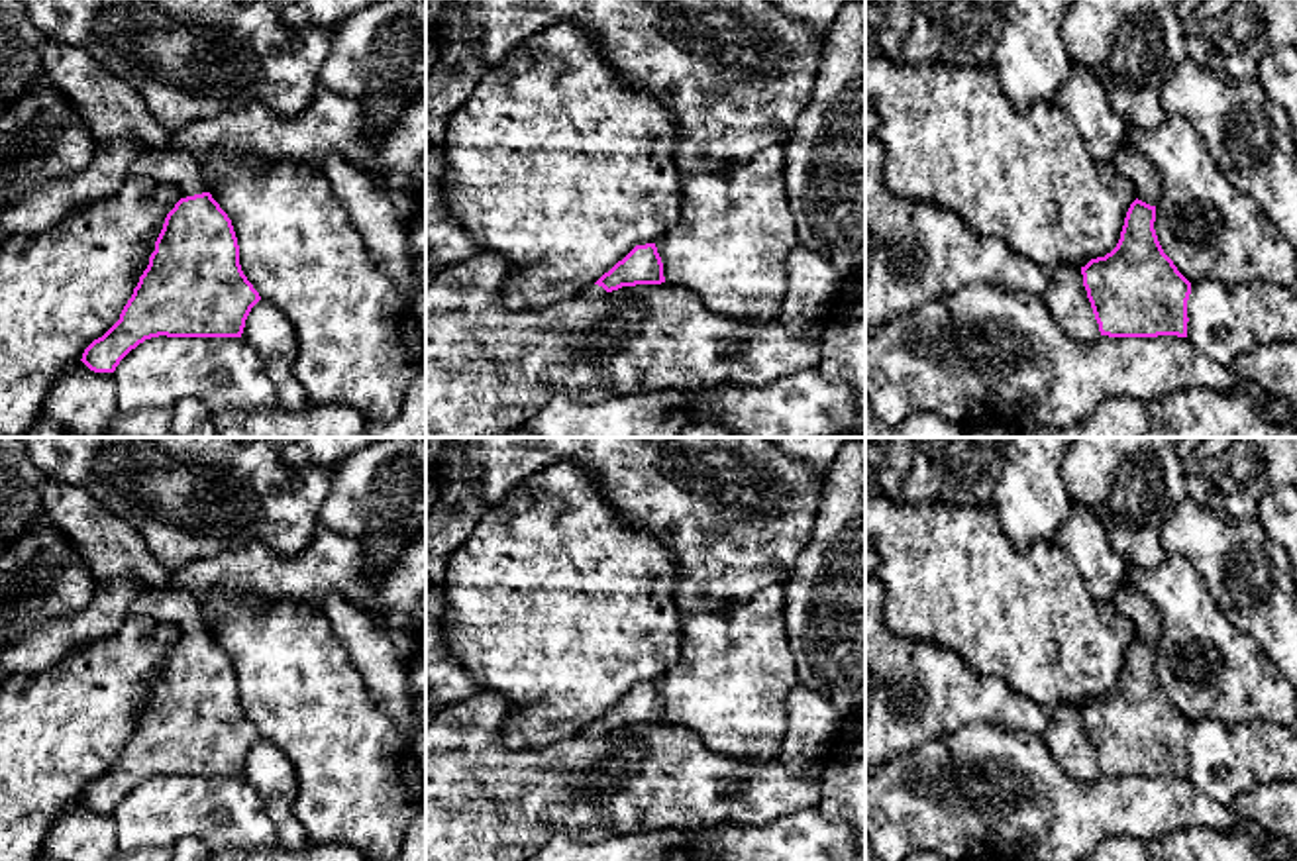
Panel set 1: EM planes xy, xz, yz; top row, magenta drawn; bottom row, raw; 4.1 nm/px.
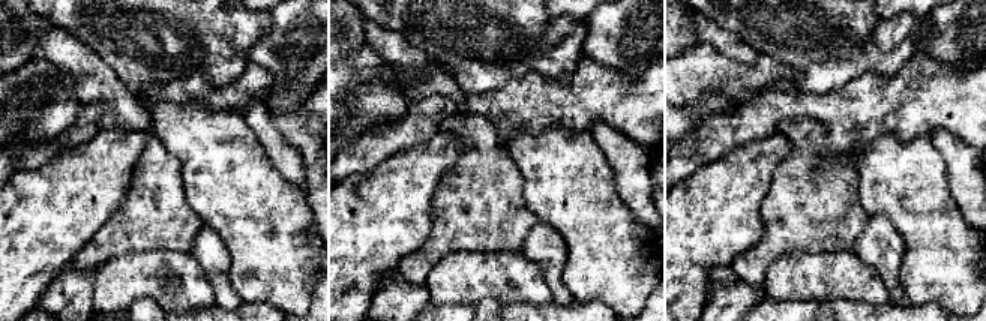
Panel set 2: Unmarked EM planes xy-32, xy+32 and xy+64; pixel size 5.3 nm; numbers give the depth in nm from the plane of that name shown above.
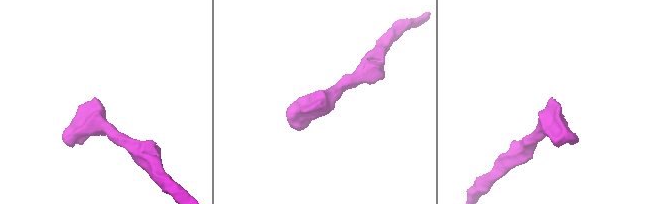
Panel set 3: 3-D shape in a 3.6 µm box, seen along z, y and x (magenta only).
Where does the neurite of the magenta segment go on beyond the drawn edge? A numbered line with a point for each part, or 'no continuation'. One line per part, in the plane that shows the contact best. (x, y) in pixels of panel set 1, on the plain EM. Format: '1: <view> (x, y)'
1: xy (116, 550)

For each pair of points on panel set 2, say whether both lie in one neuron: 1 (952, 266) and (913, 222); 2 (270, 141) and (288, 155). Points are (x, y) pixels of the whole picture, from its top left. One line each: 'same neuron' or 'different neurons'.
1: same neuron
2: same neuron

